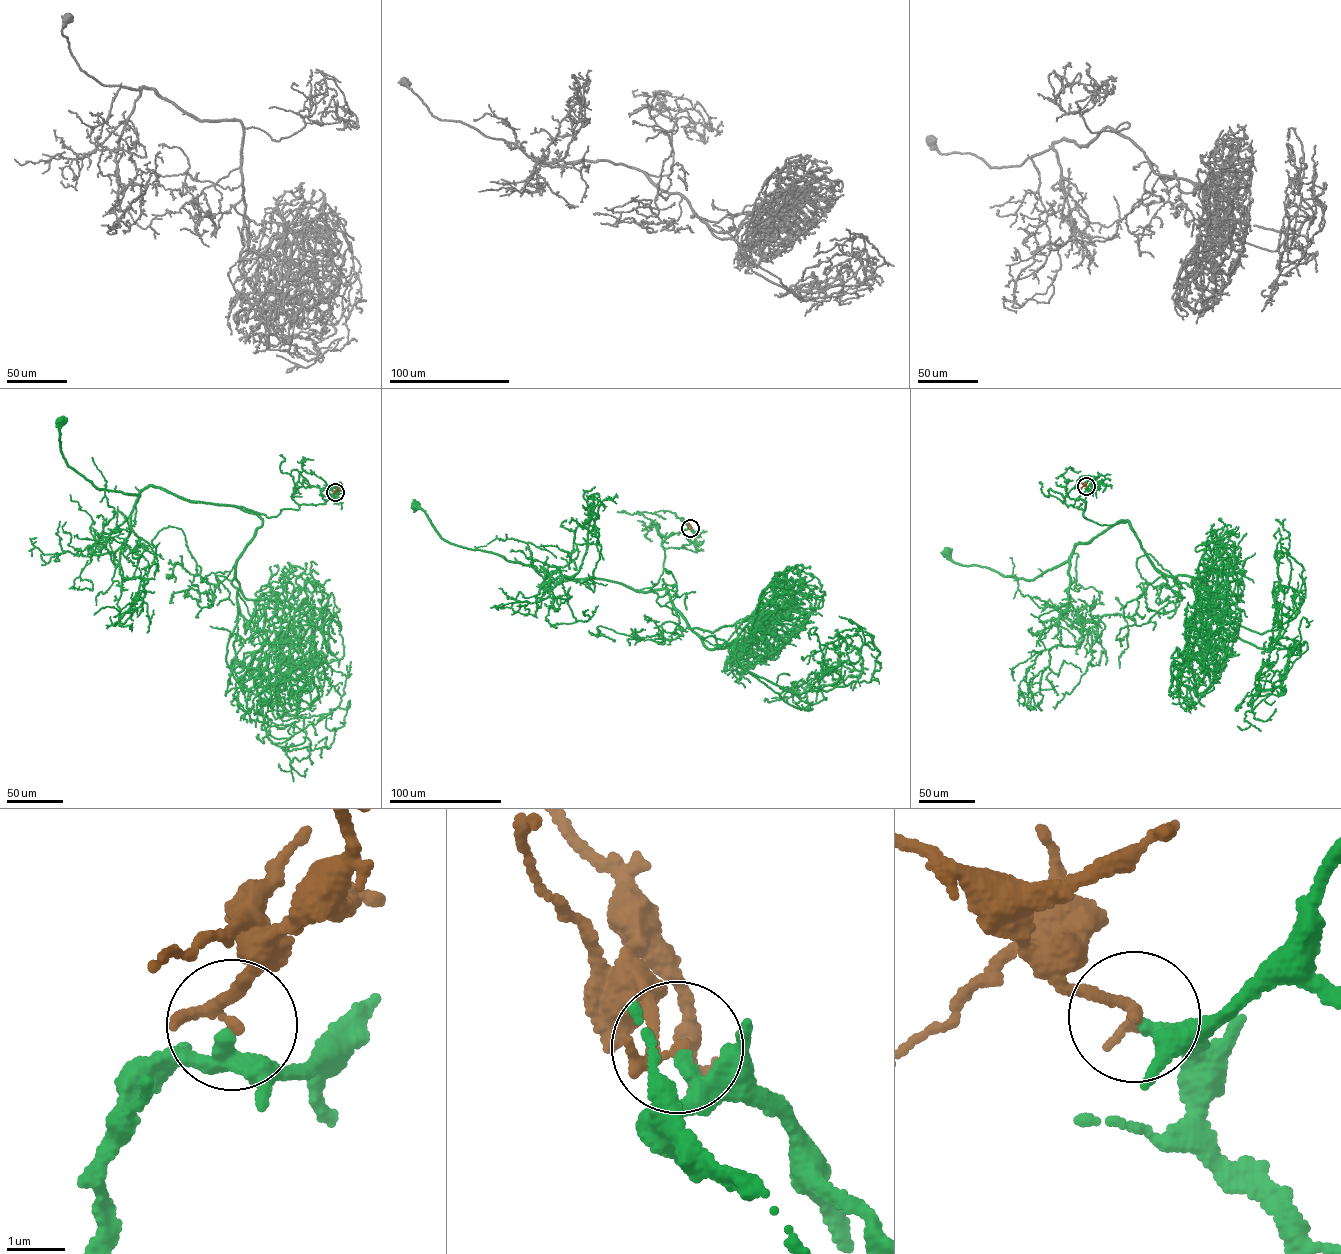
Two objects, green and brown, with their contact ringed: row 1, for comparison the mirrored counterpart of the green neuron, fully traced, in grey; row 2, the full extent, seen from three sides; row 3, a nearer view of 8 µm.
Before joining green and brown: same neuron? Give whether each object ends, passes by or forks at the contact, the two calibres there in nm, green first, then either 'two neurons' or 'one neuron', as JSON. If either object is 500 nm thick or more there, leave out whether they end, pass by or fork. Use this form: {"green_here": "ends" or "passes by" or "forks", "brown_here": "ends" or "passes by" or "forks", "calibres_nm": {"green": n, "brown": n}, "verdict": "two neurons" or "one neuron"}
{"green_here": "passes by", "brown_here": "passes by", "calibres_nm": {"green": 220, "brown": 170}, "verdict": "two neurons"}

